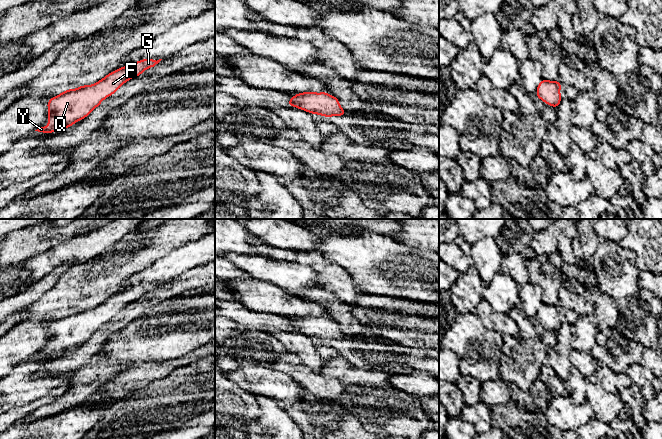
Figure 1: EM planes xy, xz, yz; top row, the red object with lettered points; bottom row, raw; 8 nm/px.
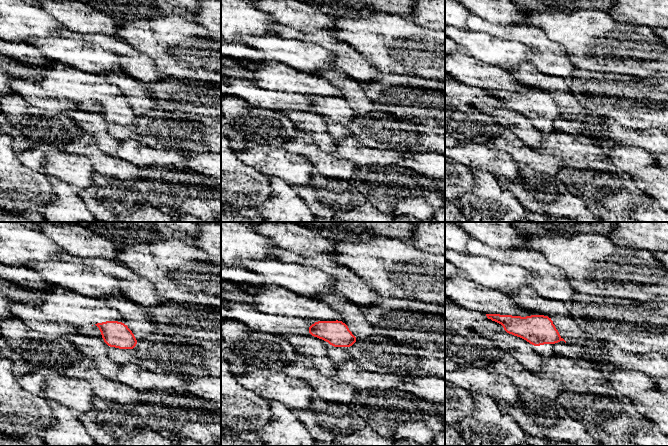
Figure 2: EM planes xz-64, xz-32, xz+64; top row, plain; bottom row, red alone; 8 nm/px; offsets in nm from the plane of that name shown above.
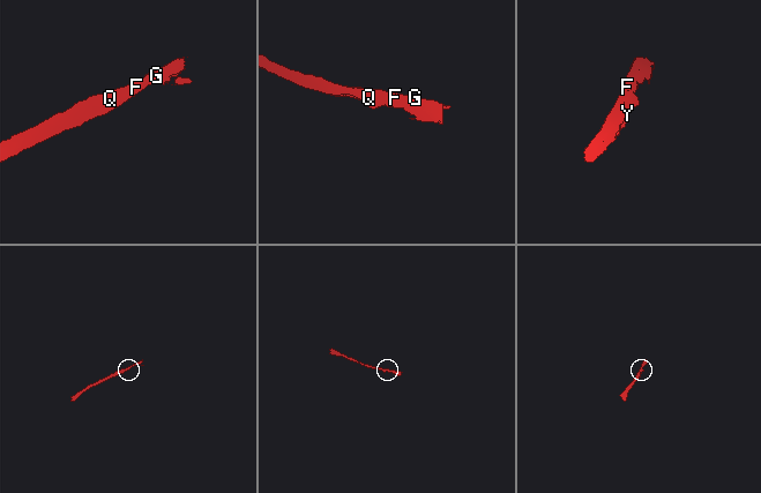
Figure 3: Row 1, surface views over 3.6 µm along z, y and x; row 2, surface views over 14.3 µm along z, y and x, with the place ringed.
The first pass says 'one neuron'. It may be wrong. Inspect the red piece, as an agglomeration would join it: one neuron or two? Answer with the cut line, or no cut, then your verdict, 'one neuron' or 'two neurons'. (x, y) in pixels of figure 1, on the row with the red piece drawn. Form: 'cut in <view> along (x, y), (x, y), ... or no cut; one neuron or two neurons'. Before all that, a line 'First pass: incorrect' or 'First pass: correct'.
First pass: correct
no cut; one neuron

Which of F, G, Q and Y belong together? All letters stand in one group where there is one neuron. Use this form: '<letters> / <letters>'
F G Q Y

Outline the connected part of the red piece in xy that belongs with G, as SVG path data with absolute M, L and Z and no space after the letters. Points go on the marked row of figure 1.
M143 59L135 63L131 63L127 66L119 68L108 75L103 79L96 82L94 85L81 85L77 89L69 89L63 91L60 95L54 96L47 102L47 107L49 109L49 115L47 123L50 125L47 127L39 127L37 130L41 133L52 133L55 131L61 131L72 126L78 120L84 119L88 116L100 103L107 97L115 93L121 85L126 83L129 79L138 77L146 69L155 67L162 59L153 60L153 59Z

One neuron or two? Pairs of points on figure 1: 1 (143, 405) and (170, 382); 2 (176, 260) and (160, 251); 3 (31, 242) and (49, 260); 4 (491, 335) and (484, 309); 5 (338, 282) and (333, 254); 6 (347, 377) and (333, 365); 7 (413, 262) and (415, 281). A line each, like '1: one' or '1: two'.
1: one
2: two
3: two
4: two
5: two
6: one
7: two

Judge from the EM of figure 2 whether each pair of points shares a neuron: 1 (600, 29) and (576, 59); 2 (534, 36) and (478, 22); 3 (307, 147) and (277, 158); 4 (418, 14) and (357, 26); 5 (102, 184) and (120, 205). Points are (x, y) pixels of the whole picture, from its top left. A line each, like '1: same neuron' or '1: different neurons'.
1: same neuron
2: same neuron
3: different neurons
4: different neurons
5: same neuron

